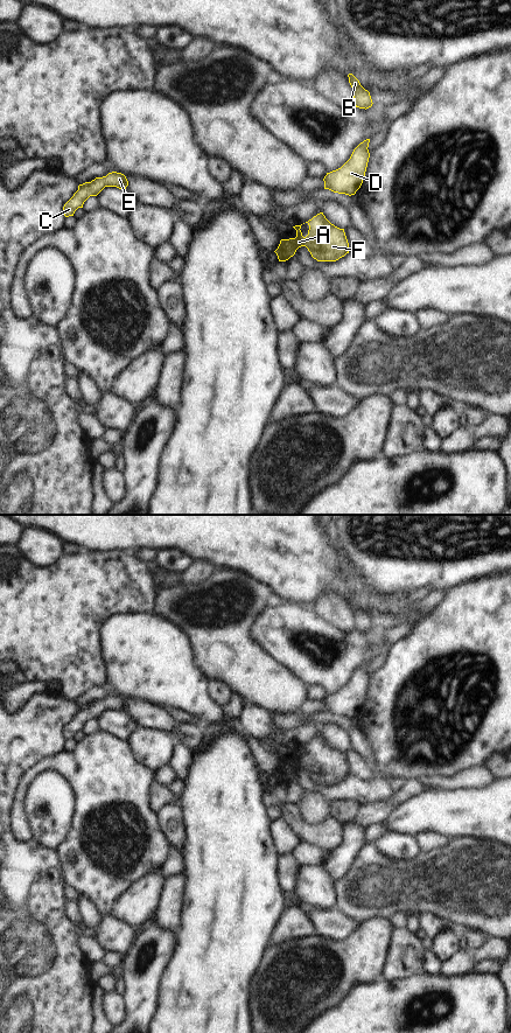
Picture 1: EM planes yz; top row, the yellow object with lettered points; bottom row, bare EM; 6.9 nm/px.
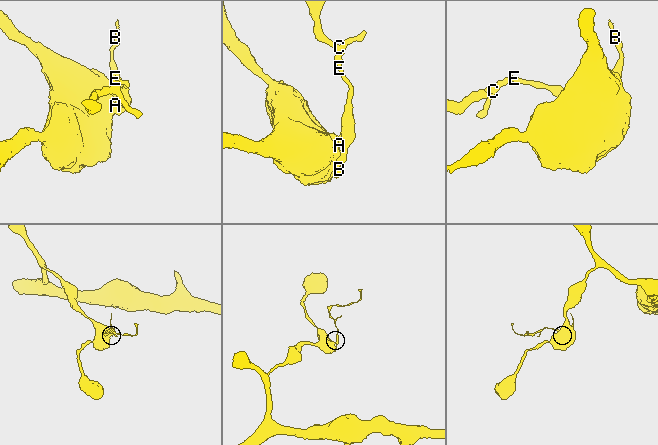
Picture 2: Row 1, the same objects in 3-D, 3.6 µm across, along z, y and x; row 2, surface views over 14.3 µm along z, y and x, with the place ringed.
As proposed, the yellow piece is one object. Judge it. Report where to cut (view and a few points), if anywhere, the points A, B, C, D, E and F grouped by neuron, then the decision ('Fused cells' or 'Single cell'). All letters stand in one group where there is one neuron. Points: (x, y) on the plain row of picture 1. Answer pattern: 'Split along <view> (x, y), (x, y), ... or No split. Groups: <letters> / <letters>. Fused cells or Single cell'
Split along yz (280, 765), (293, 777). Groups: A F / B C D E. Fused cells.

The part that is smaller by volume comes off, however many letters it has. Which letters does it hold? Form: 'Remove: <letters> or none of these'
Remove: B, C, D, E

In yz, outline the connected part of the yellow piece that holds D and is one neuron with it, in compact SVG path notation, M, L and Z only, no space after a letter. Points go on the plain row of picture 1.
M370 662L360 665L352 675L350 682L338 692L327 696L324 699L324 712L329 712L334 716L355 718L360 711L370 676L369 676Z

